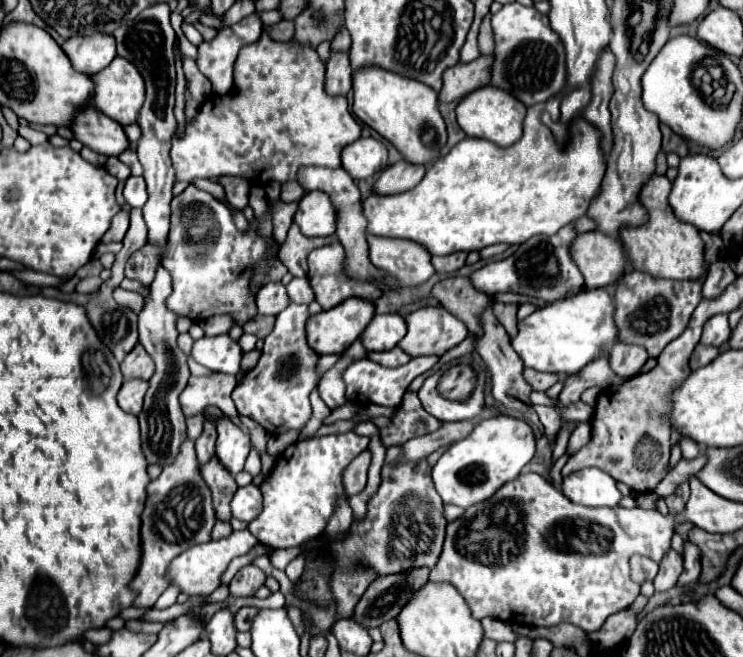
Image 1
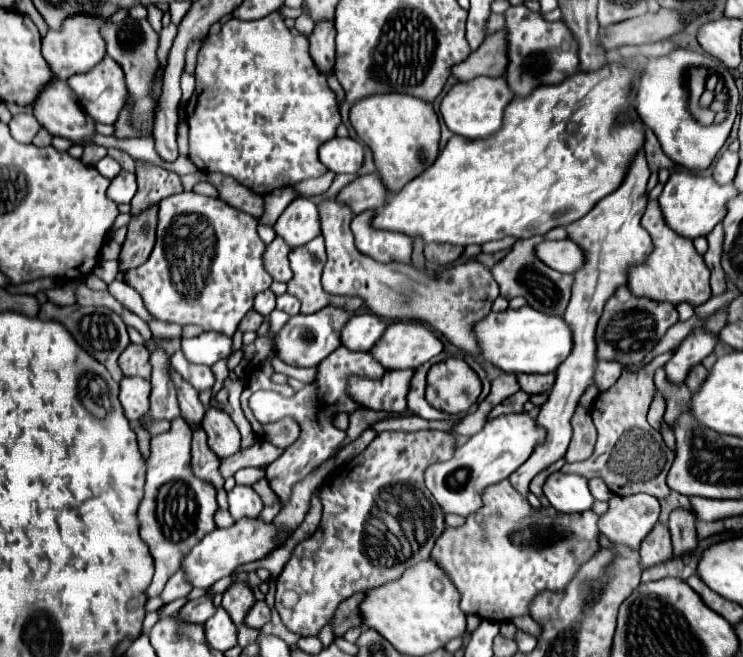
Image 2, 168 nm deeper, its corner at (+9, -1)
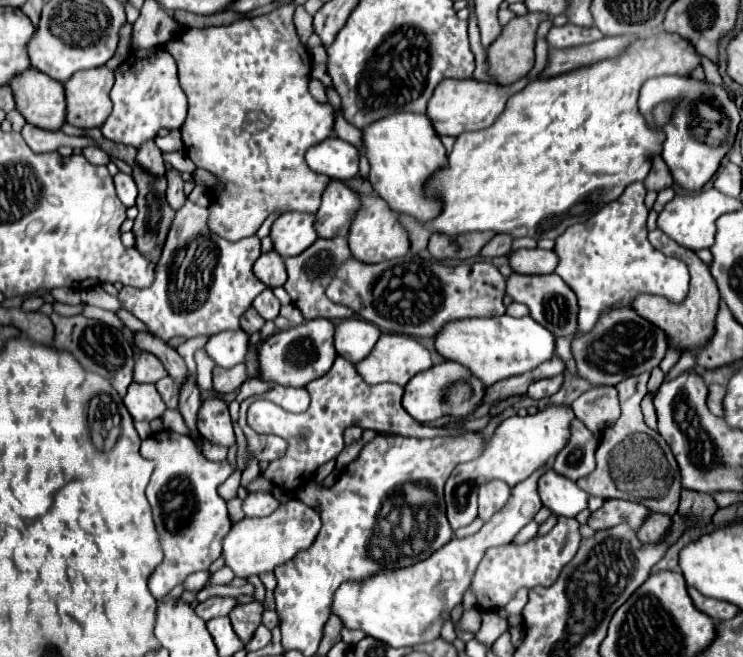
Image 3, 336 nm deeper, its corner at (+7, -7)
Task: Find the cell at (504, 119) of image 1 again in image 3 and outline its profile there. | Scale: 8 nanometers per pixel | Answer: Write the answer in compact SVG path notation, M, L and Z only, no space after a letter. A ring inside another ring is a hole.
M538 32L538 42L536 42L536 66L532 68L532 72L510 84L510 86L496 86L496 84L486 84L486 82L478 82L474 78L470 80L444 80L440 82L440 86L436 86L432 98L428 100L428 110L426 110L426 116L430 118L434 130L438 136L460 136L462 132L466 130L482 130L482 128L488 128L498 116L500 112L504 110L506 106L506 100L520 92L530 80L536 80L540 76L540 72L544 70L546 66L546 56L548 56L548 40L546 40L546 34L548 32Z

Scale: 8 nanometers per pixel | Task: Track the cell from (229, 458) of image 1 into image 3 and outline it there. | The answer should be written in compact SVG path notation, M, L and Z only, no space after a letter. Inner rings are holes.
M206 398L200 404L200 414L196 416L198 432L216 444L232 446L234 444L234 428L230 422L228 406L222 398Z

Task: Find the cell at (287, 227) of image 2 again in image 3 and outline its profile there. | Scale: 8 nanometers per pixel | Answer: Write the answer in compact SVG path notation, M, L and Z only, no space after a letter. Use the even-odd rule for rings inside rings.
M300 212L280 214L270 228L274 252L278 252L282 258L298 256L300 252L304 252L318 238L312 226L312 218L314 214Z

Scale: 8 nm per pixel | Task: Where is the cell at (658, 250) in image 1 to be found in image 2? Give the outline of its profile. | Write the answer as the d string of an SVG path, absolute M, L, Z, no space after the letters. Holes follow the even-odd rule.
M648 200L646 212L642 216L642 226L652 236L654 250L650 256L646 256L644 262L638 266L632 266L628 270L628 288L634 292L634 296L646 296L652 300L664 300L672 304L690 302L690 304L704 304L712 292L710 292L710 270L704 264L704 258L696 252L690 238L678 236L668 224L664 222L664 216L660 212L658 200Z

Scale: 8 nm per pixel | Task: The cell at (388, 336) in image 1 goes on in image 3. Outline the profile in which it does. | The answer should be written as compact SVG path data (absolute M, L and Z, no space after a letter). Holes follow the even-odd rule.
M348 318L336 326L334 346L338 356L348 358L350 362L356 364L370 354L380 334L382 332L378 326L372 326L370 322L364 322L358 318Z

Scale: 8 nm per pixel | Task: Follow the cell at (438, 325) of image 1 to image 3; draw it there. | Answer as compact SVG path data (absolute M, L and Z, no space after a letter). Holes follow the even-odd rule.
M382 332L380 342L376 342L376 346L372 348L372 354L368 354L368 358L364 358L362 362L356 364L356 372L370 386L382 384L382 382L392 382L392 384L404 386L412 376L416 376L422 370L428 370L428 366L432 366L432 358L430 358L430 352L420 342L416 342L410 336Z

